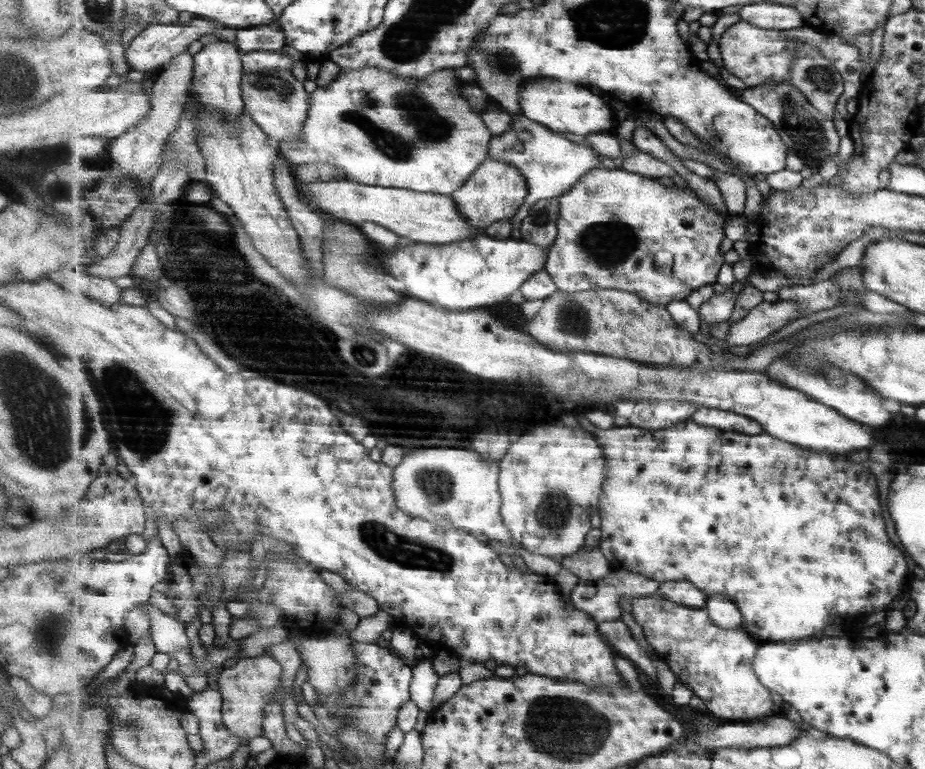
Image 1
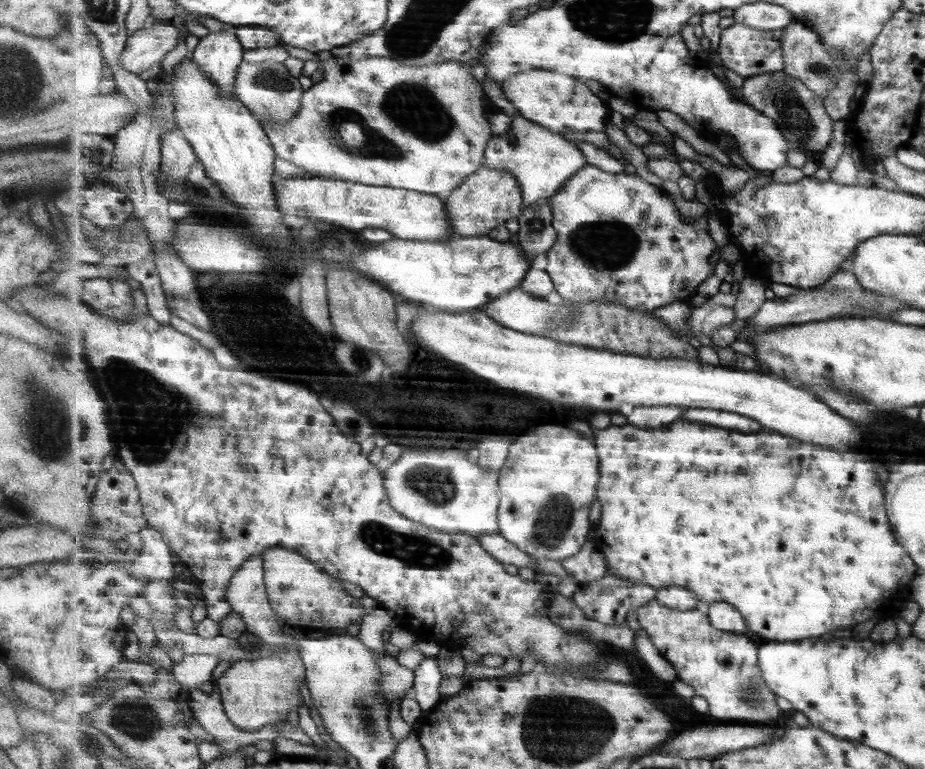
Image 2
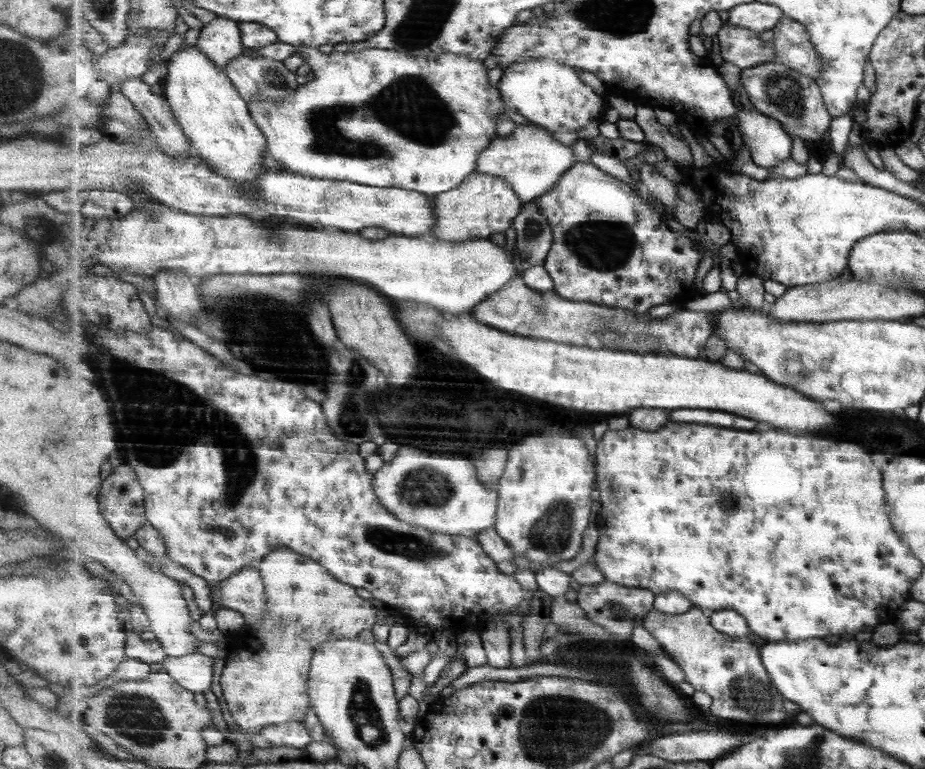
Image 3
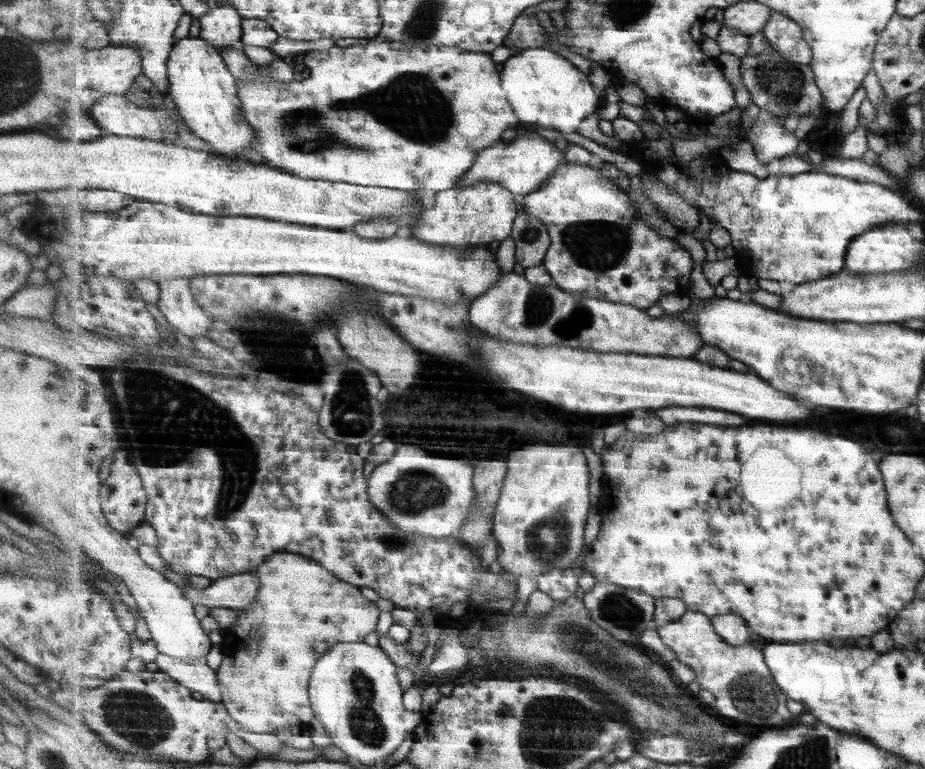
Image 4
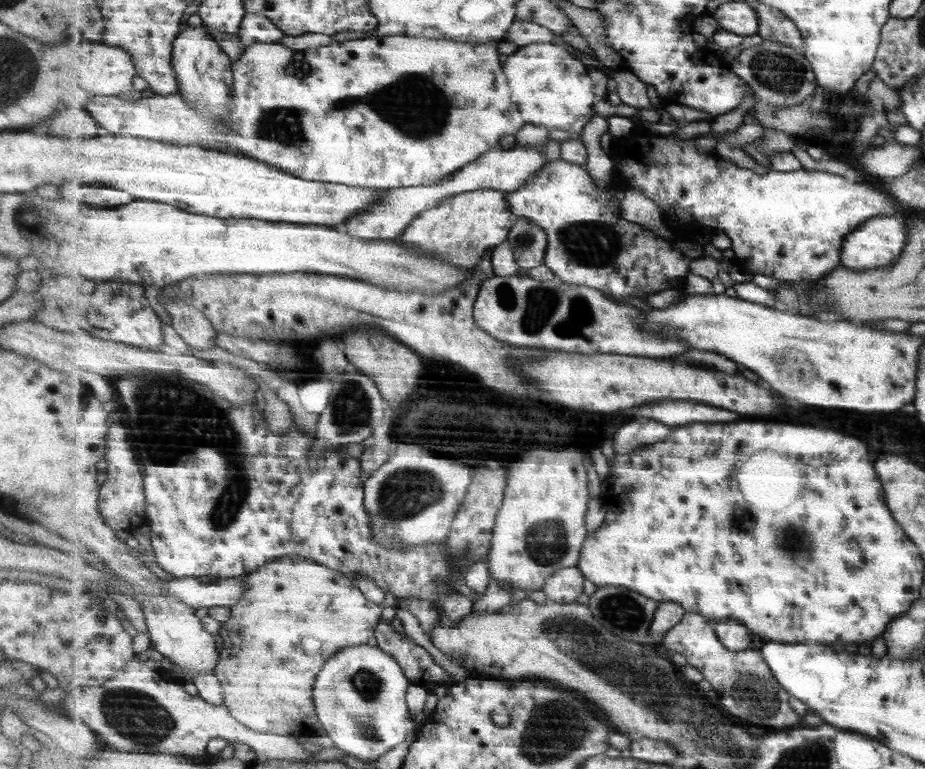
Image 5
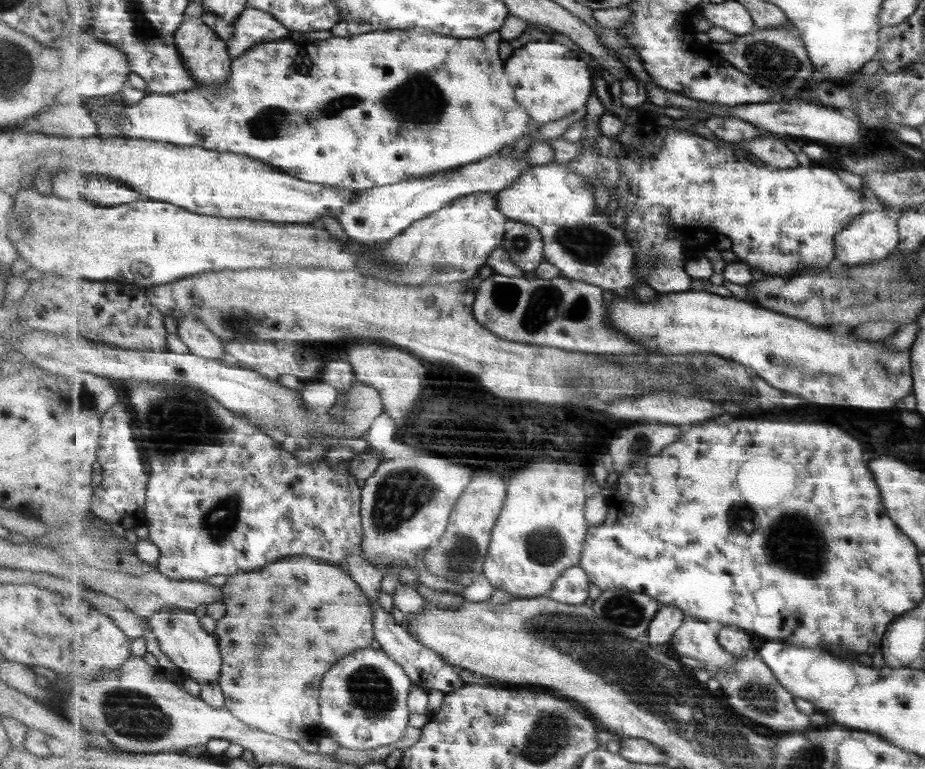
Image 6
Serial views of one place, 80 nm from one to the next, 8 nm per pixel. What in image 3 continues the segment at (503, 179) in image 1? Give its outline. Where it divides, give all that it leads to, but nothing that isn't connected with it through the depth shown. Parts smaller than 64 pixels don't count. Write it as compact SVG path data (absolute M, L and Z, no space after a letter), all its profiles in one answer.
M475 171L457 188L435 196L436 221L431 232L443 242L467 242L490 239L493 234L506 232L514 226L514 220L524 206L514 188L499 176Z

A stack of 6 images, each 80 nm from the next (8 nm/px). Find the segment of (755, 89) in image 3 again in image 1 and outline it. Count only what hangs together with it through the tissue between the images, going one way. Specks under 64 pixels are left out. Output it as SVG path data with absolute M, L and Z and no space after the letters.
M792 82L746 87L744 91L737 92L737 95L743 102L756 108L765 118L769 118L790 150L803 159L803 164L813 171L819 170L824 160L834 157L839 152L841 136L837 134L835 122L815 108L815 105L811 104L805 94Z

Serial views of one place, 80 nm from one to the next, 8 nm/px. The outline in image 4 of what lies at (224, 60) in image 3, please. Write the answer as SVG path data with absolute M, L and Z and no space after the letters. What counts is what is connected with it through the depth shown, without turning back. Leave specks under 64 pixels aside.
M231 4L209 7L210 10L199 21L200 36L219 52L242 42L243 27L241 14Z

